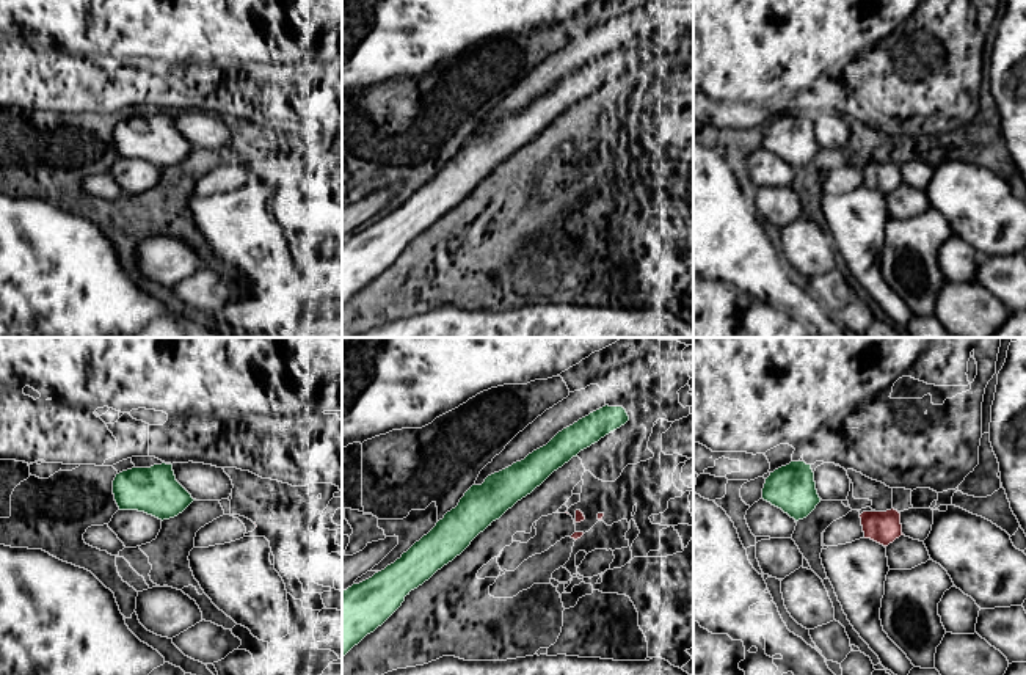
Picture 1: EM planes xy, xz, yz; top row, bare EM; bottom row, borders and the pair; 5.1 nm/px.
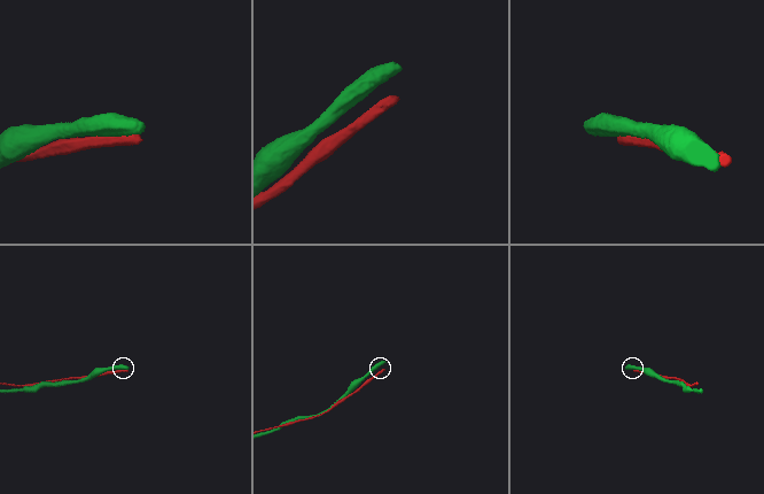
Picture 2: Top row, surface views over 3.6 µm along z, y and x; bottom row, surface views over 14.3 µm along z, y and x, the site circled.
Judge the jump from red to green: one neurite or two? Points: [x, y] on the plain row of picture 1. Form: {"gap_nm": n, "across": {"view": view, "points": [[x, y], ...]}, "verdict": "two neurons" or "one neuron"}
{"gap_nm": 190, "across": {"view": "xz", "points": [[565, 160], [538, 134]]}, "verdict": "two neurons"}

